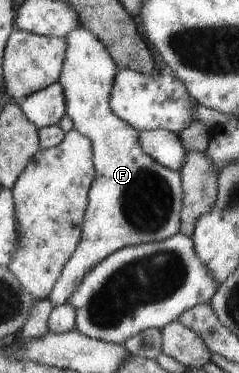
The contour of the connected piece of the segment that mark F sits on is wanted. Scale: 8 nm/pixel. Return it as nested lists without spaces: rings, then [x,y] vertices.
[[[81,25],[75,30],[71,30],[69,34],[65,34],[63,40],[67,42],[67,48],[65,48],[65,60],[63,60],[59,84],[64,90],[66,114],[73,120],[74,128],[89,138],[89,142],[93,146],[93,162],[96,173],[89,189],[79,246],[77,246],[75,254],[69,258],[69,262],[65,264],[65,268],[63,268],[59,280],[55,282],[53,292],[48,298],[53,307],[65,305],[65,302],[71,298],[71,292],[75,292],[75,288],[83,280],[83,276],[95,264],[113,252],[130,246],[153,244],[173,238],[179,233],[183,204],[183,184],[181,184],[179,172],[165,168],[148,154],[145,154],[143,147],[139,144],[139,131],[111,112],[109,96],[111,96],[113,80],[115,80],[115,74],[118,70],[107,47],[97,36]]]

